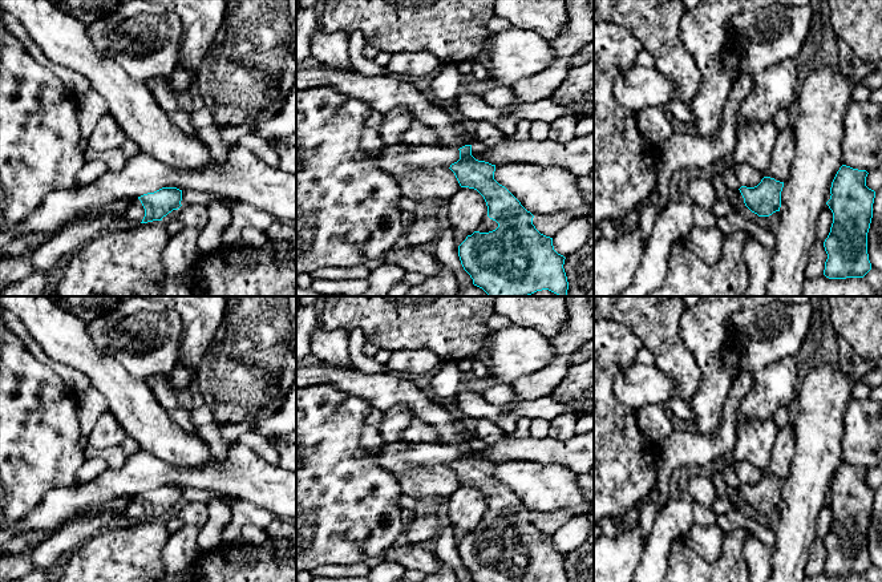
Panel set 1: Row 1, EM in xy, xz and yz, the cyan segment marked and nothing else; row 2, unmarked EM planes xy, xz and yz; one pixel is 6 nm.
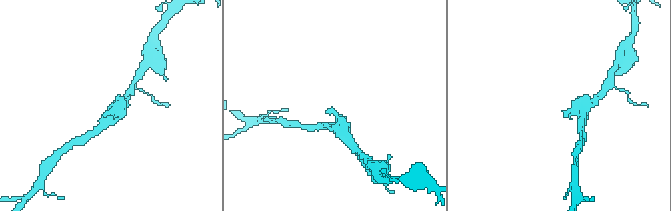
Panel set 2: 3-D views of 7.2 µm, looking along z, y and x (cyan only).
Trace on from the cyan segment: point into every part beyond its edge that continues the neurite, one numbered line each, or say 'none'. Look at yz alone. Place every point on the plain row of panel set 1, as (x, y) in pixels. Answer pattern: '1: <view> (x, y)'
1: yz (736, 494)

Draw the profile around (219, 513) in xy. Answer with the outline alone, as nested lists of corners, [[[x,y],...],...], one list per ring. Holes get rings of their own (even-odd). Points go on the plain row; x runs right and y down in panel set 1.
[[[211,498],[207,504],[209,518],[201,528],[197,542],[201,550],[217,547],[222,541],[224,528],[232,520],[231,508],[223,498]]]

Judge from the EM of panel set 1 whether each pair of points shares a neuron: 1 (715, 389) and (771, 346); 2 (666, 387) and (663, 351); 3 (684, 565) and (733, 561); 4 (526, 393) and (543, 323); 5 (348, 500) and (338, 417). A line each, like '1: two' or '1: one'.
1: two
2: two
3: one
4: two
5: one

